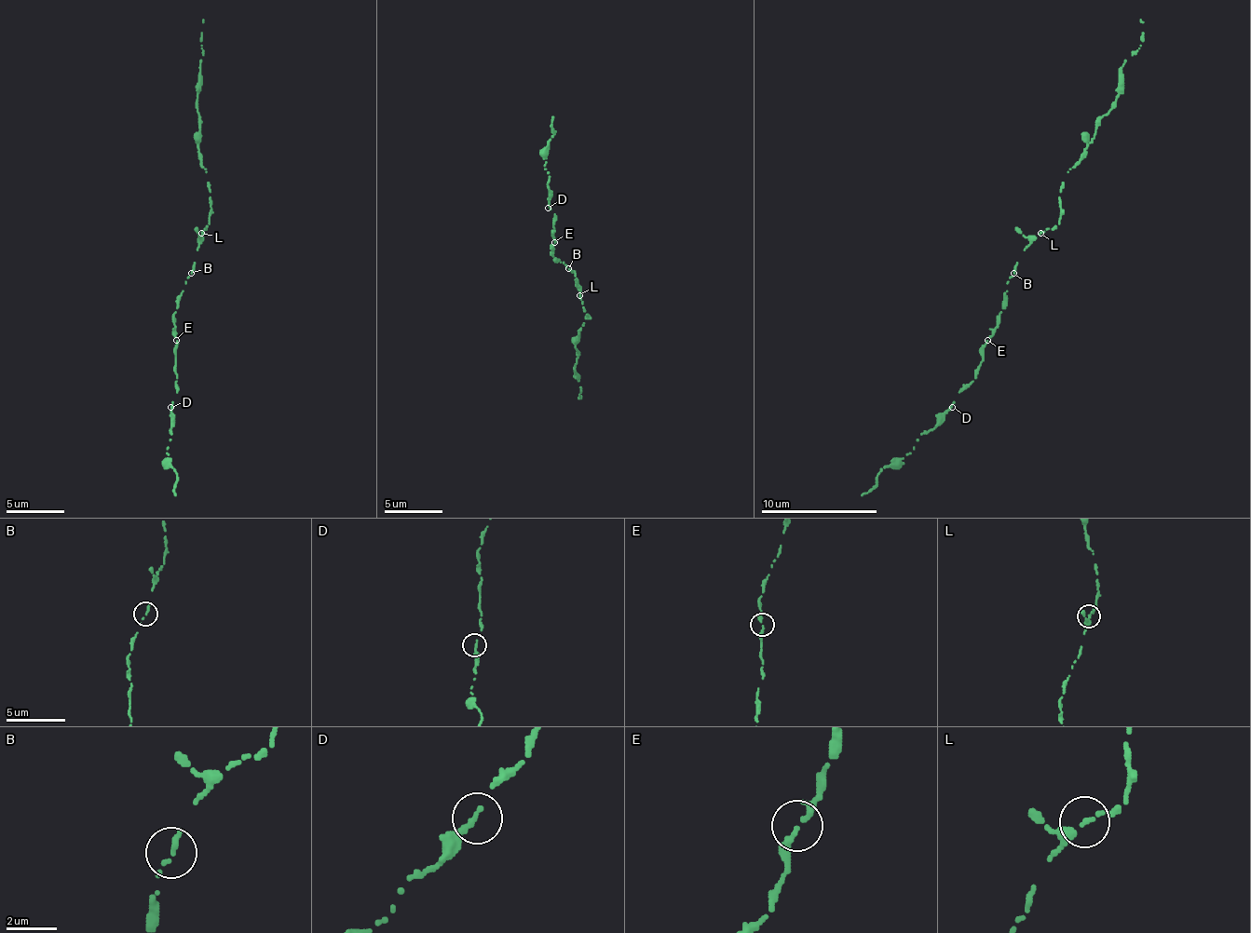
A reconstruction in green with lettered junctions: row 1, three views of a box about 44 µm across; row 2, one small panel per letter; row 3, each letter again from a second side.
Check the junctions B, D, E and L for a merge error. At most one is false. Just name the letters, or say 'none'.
none

